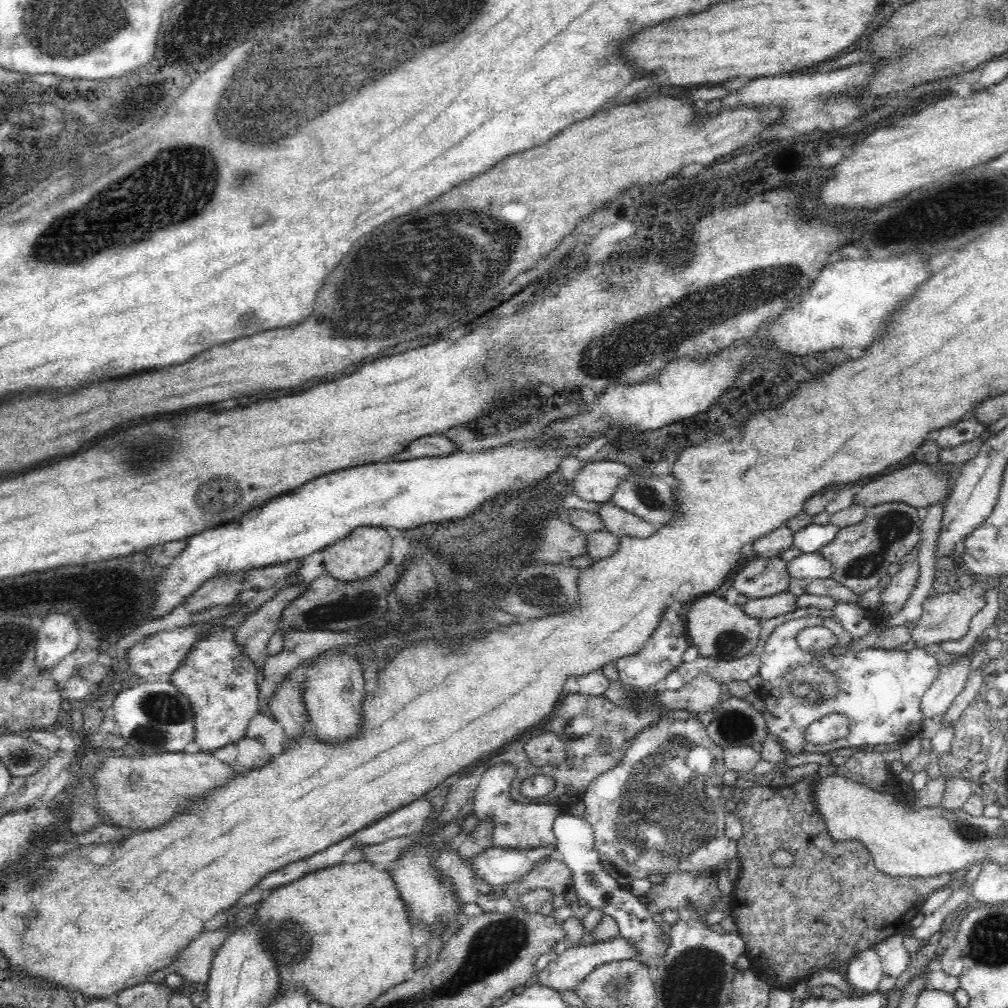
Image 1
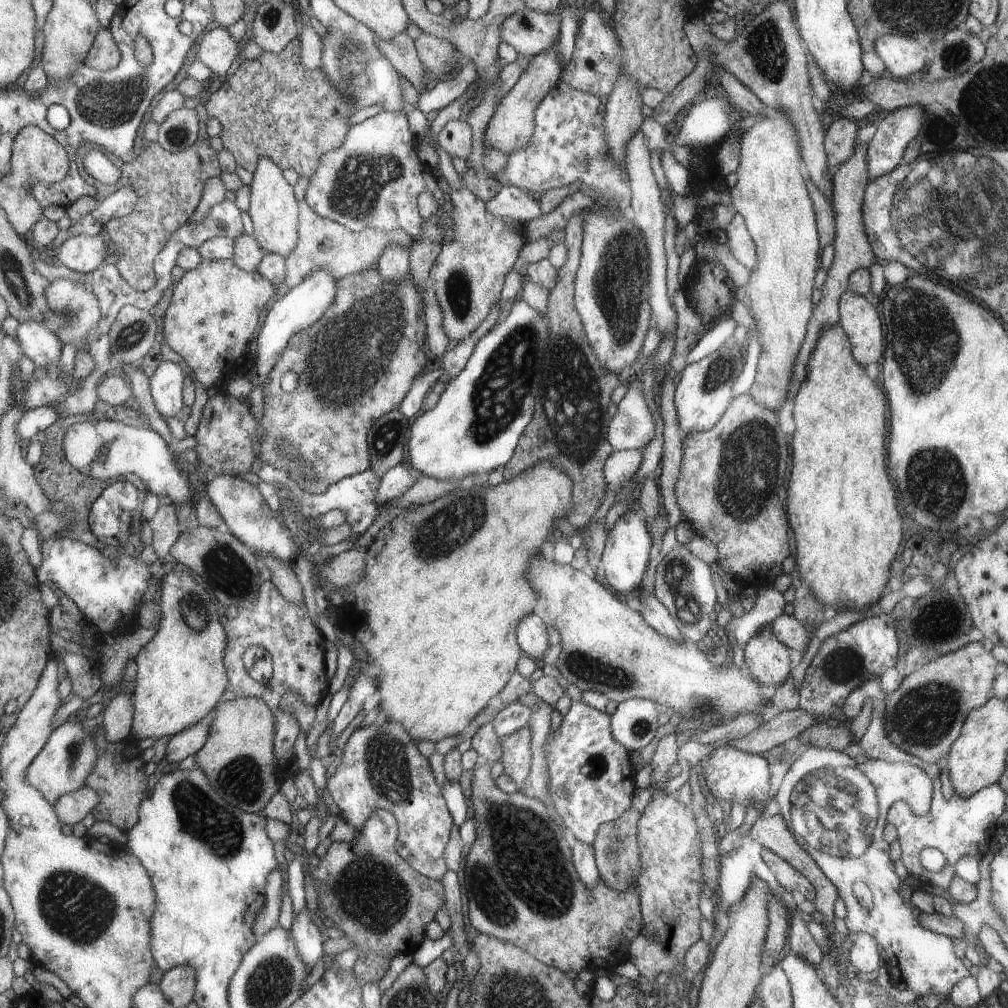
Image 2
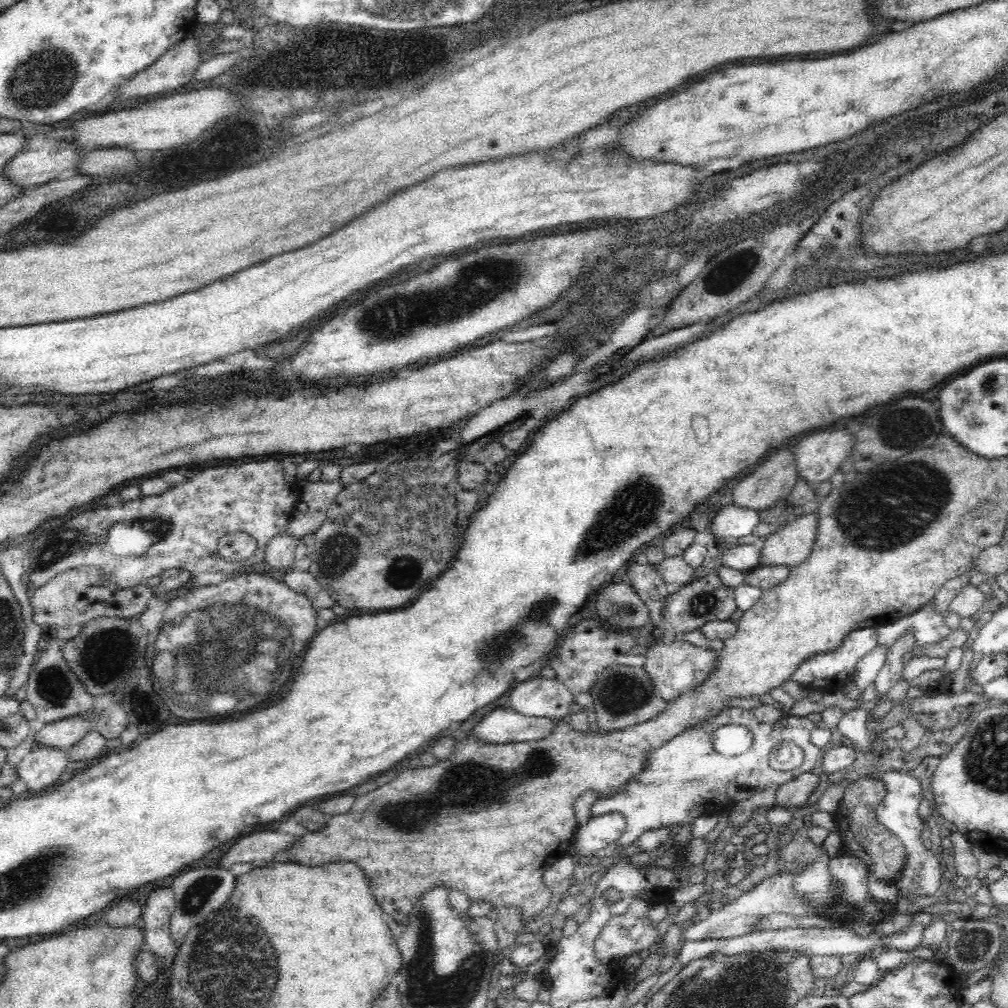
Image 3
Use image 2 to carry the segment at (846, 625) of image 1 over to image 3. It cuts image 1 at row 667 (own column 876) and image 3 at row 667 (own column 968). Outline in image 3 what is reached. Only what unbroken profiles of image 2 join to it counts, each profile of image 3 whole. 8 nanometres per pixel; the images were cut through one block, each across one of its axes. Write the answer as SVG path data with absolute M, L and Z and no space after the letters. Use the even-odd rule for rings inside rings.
M866 628L853 631L834 653L818 654L800 664L791 679L810 689L838 686L838 680L844 686L844 682L854 675L858 662L877 646L878 637L874 630Z

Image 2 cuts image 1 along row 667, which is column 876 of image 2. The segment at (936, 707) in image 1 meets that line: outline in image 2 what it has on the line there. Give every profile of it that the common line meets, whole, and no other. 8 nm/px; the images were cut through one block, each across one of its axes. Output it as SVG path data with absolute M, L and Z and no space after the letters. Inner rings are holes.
M858 933L854 939L850 950L851 971L856 977L865 977L880 967L878 942L867 933Z

